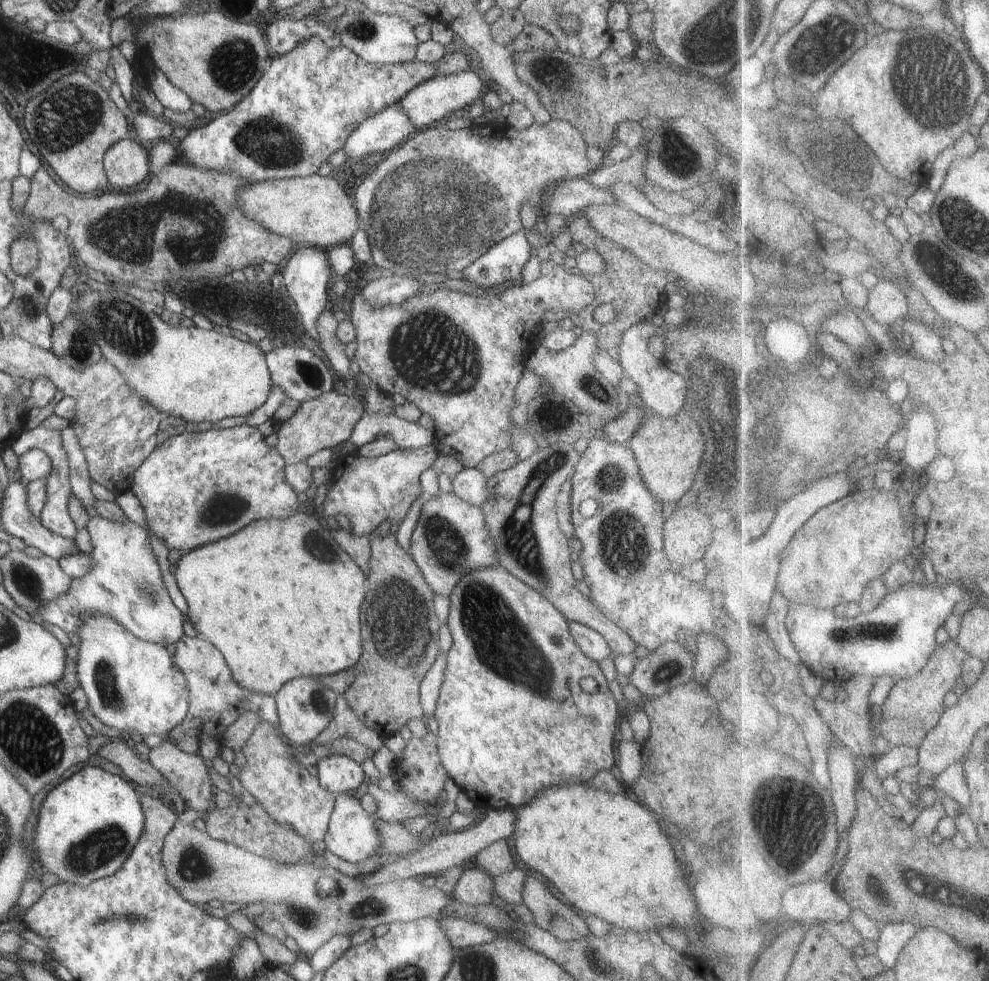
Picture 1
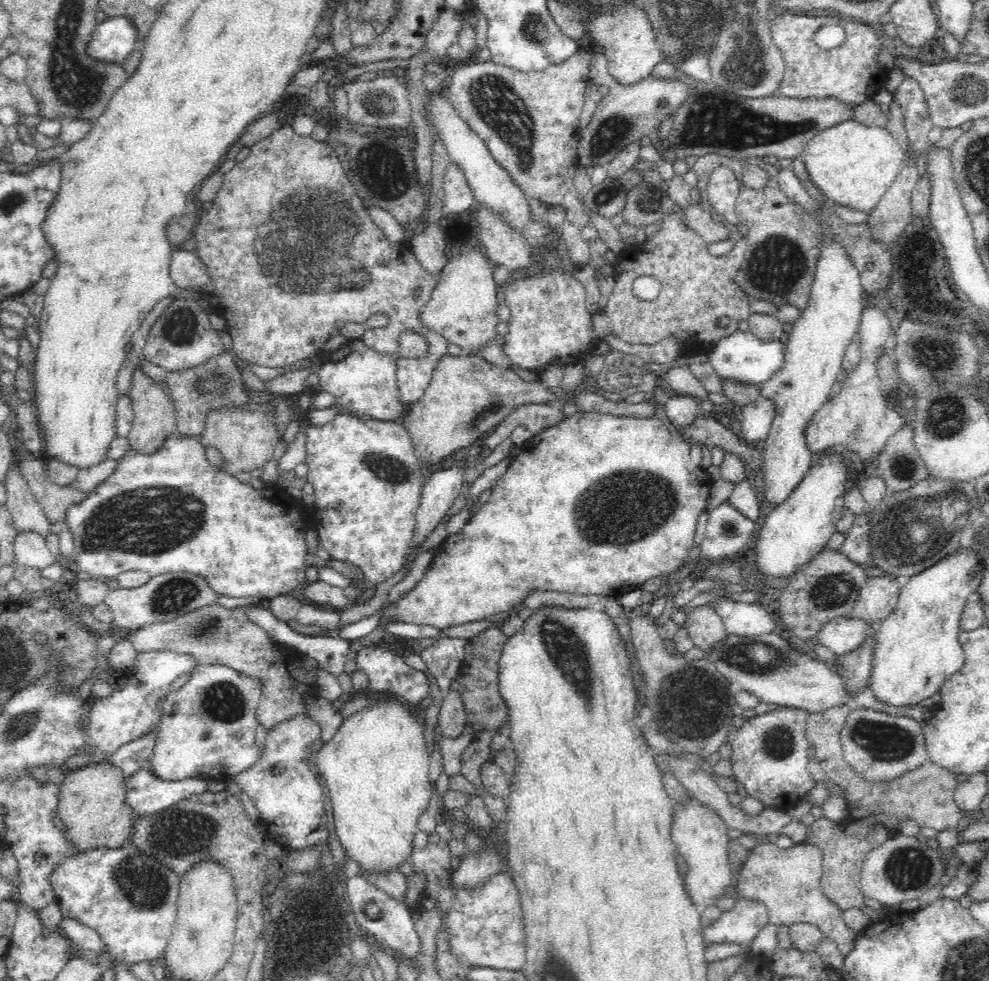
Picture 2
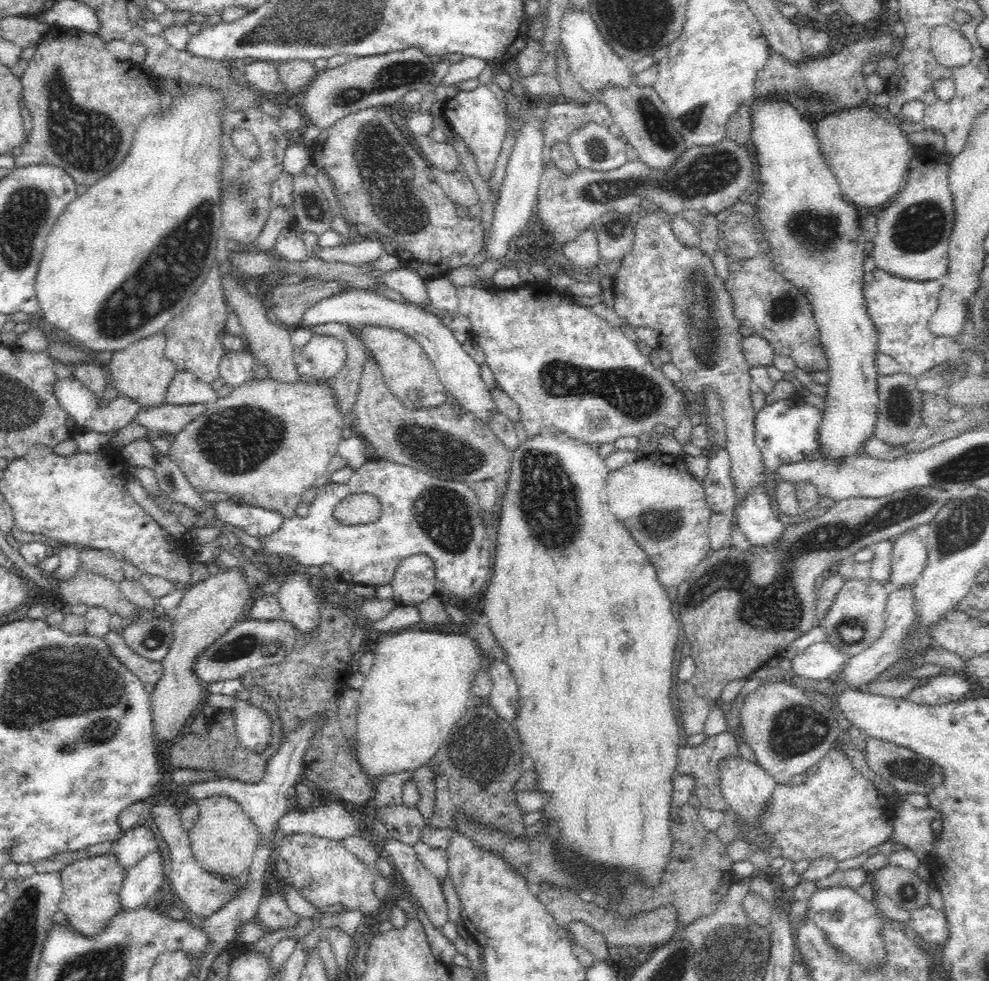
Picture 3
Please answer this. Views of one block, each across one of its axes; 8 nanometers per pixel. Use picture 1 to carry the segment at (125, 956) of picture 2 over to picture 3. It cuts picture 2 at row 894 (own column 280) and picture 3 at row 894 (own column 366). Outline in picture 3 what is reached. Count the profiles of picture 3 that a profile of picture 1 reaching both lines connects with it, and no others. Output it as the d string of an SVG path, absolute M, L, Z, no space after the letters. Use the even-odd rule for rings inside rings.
M113 852L104 856L87 856L65 866L58 875L62 881L62 897L59 915L82 935L92 936L102 932L102 928L120 914L119 892L125 879L126 868L119 865Z

